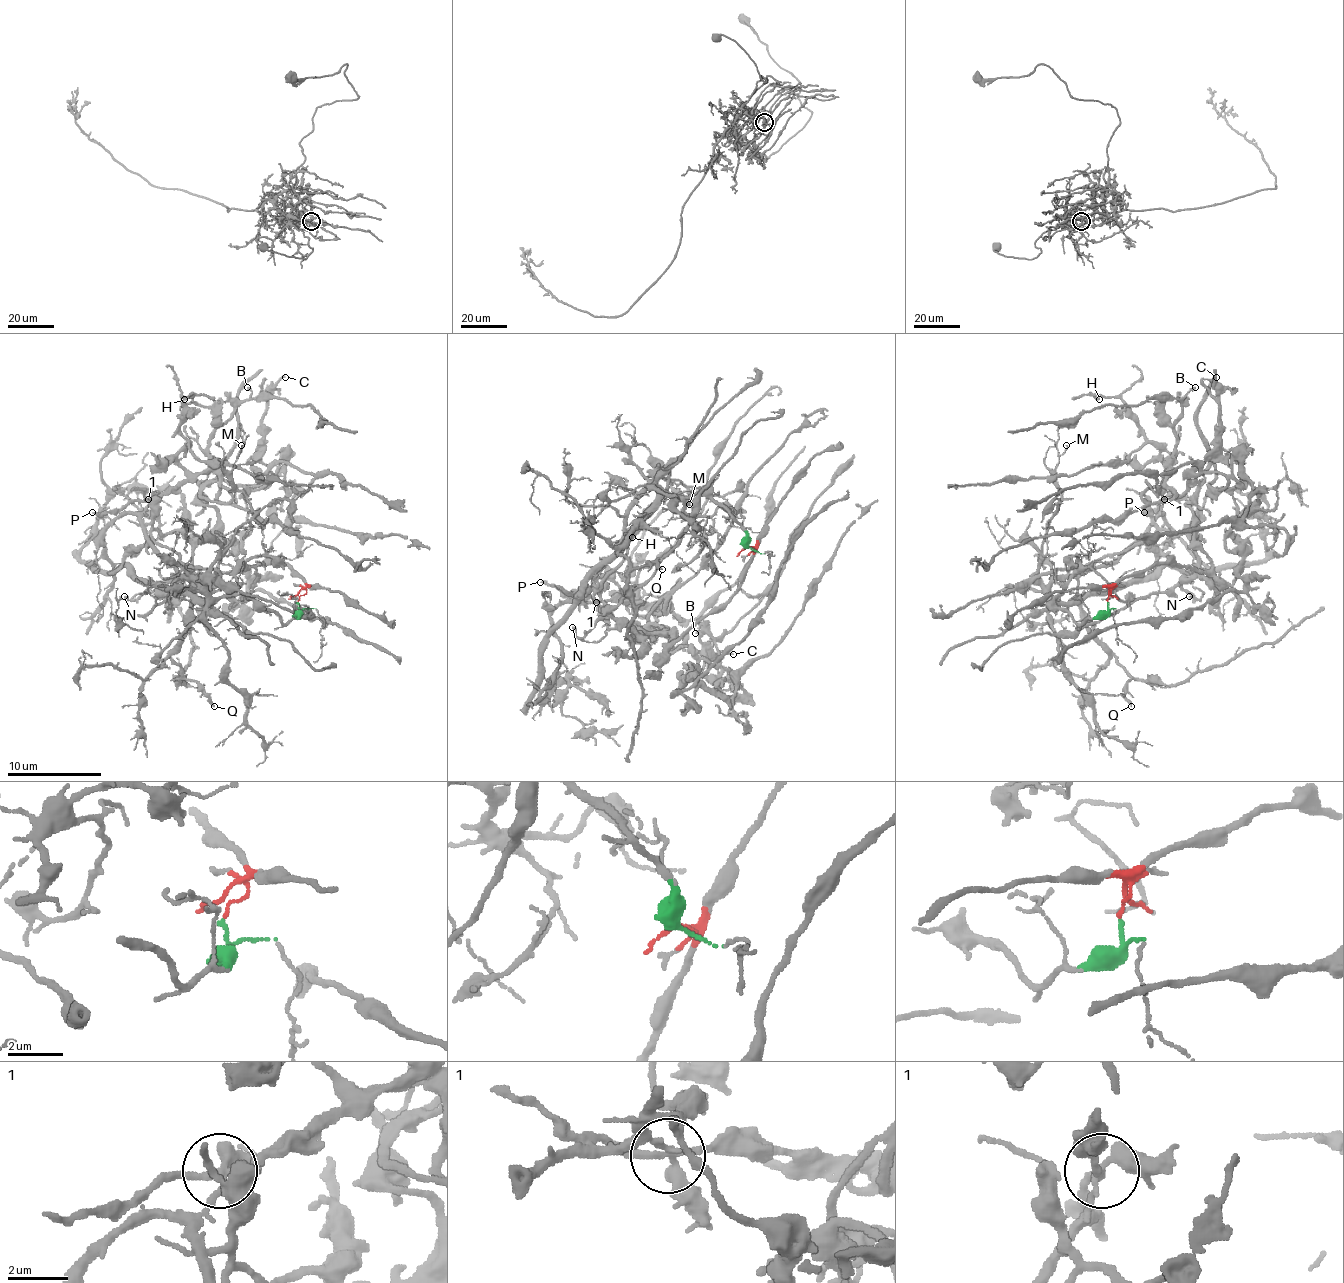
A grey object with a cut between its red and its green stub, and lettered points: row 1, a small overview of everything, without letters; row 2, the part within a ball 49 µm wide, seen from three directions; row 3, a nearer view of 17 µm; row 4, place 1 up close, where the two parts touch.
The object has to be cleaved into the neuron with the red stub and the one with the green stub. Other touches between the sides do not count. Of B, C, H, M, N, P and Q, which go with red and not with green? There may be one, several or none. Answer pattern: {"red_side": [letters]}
{"red_side": ["B", "C", "H", "N", "P"]}

